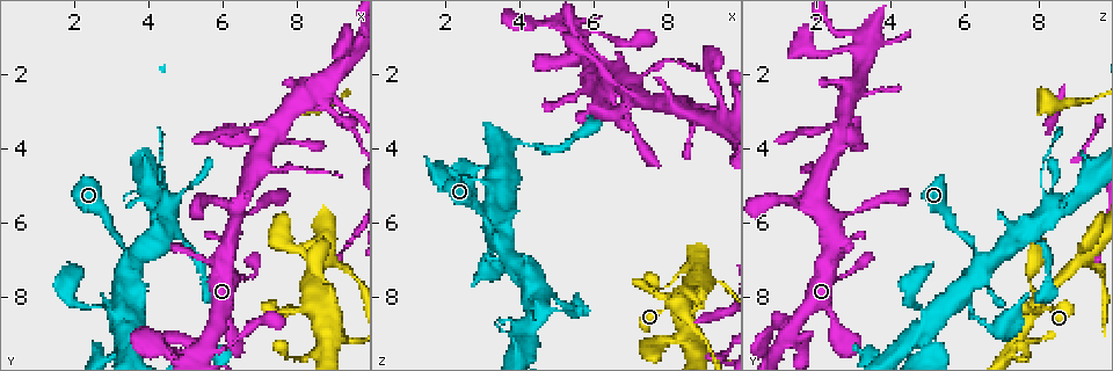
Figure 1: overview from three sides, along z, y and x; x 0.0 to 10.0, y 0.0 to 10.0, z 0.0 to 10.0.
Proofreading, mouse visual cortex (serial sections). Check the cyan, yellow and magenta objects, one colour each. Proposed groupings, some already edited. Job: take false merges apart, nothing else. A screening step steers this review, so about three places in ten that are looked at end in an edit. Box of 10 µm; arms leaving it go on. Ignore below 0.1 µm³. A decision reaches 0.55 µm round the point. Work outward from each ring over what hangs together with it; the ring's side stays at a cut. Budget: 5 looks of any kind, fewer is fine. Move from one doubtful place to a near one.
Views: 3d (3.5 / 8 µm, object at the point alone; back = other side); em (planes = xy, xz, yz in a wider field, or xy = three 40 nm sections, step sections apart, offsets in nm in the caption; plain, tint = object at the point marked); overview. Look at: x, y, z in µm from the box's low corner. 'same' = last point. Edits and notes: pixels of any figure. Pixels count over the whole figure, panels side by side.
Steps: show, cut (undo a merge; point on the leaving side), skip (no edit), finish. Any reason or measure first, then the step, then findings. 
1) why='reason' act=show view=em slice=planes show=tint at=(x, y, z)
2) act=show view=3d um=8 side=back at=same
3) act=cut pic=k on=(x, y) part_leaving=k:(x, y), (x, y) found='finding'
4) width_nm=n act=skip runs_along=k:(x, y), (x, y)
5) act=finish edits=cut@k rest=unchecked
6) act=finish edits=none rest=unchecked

why='small branch off a trunk' act=show view=3d um=3.5 at=(5.70, 9.25, 1.05)

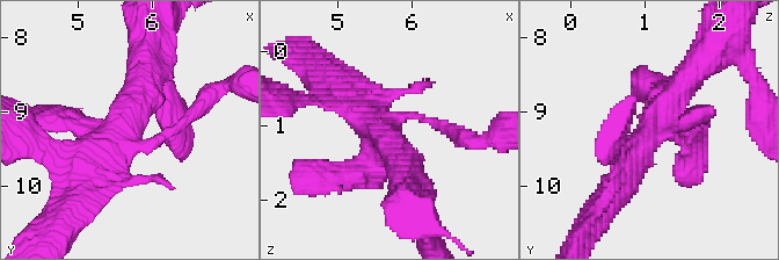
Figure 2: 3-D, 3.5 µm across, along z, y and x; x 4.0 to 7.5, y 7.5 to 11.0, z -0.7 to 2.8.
act=show view=em slice=xy step=2 show=tint at=(5.65, 9.25, 1.10)

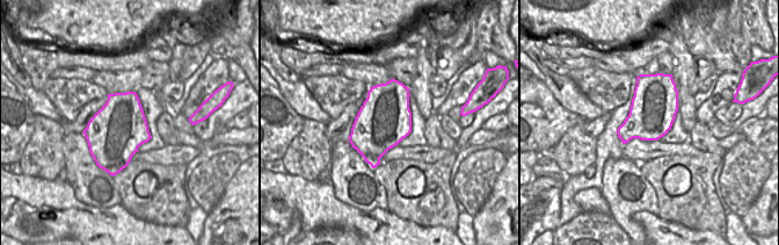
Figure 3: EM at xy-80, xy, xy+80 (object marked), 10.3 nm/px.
width_nm=550 act=skip runs_along=2:(694, 69), (617, 168) found='continuous, no second cell'

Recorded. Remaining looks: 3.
why='abrupt turn' act=show view=3d um=3.5 at=(8.35, 8.25, 8.00)

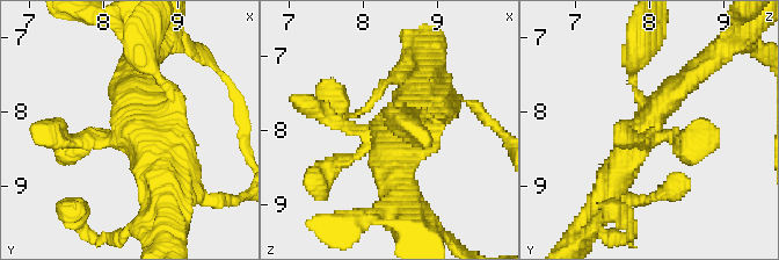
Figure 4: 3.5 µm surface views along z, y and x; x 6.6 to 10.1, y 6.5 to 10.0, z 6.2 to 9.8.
why='shape alone is not enough' act=show view=em slice=xy step=1 show=tint at=(8.30, 8.25, 7.95)

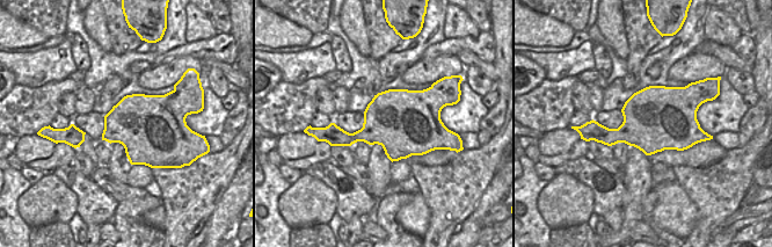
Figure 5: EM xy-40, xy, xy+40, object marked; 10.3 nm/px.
act=show view=em slice=xy step=2 show=tint at=same

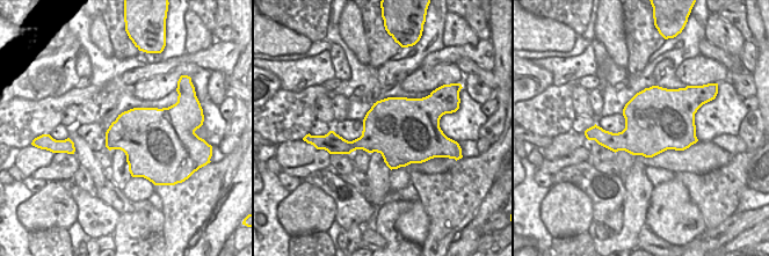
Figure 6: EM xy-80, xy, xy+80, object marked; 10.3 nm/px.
width_nm=700 act=skip runs_along=4:(67, 153), (135, 121), (135, 71) found='continuous, no second cell'

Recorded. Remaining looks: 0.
act=finish edits=none rest=unchecked

